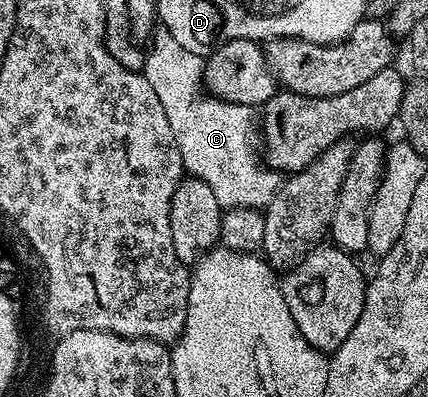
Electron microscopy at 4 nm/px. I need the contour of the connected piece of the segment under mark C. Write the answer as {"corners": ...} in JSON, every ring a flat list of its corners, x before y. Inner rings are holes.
{"corners":[[158,28,150,51,144,54,144,73,160,104,164,104,164,116,172,124,185,173,208,184,223,208,264,208,284,178,266,165,260,153,260,122,255,107,225,102,204,92,203,69,203,55,188,52,169,30]]}

